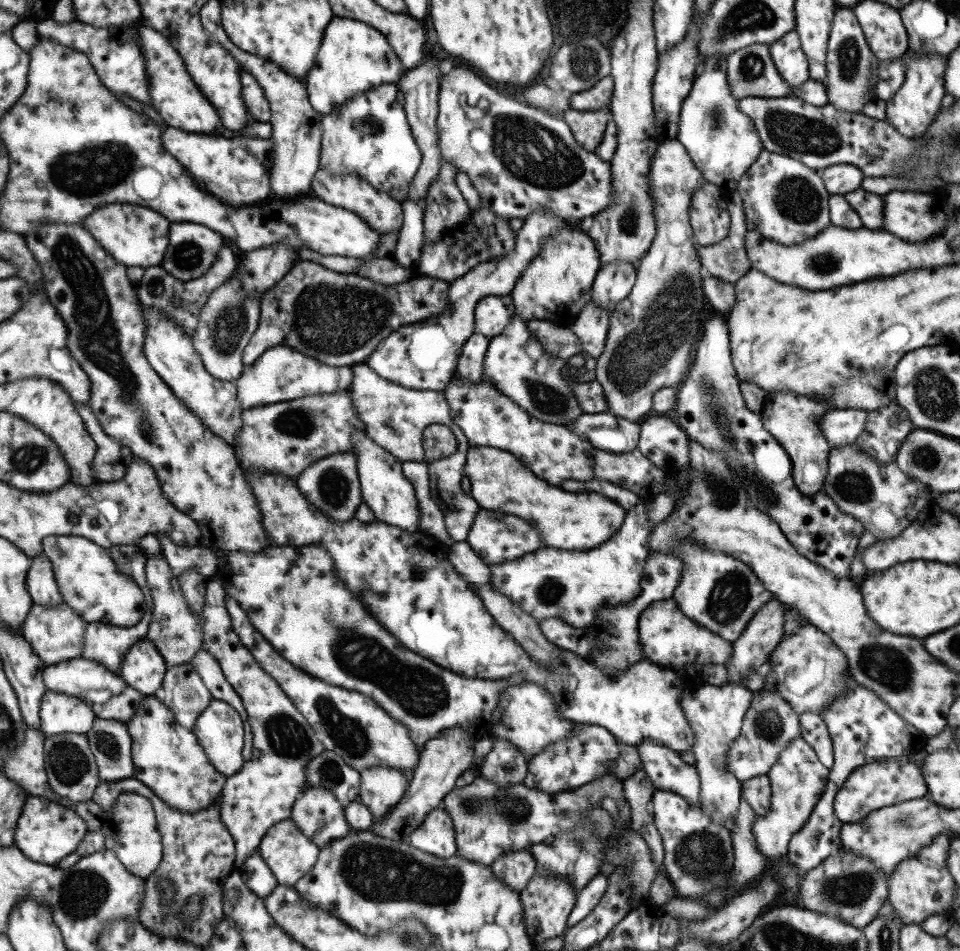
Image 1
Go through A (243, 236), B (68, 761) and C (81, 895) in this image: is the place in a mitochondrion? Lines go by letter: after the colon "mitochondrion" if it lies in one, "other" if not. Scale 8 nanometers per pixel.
A: other
B: mitochondrion
C: mitochondrion

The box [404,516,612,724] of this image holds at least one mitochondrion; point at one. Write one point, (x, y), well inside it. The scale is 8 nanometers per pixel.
(548, 593)

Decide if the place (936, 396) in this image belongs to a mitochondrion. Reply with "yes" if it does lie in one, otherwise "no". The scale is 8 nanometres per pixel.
yes

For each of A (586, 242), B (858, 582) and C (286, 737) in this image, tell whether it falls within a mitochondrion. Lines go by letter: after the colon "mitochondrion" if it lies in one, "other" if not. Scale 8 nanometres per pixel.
A: other
B: other
C: mitochondrion

